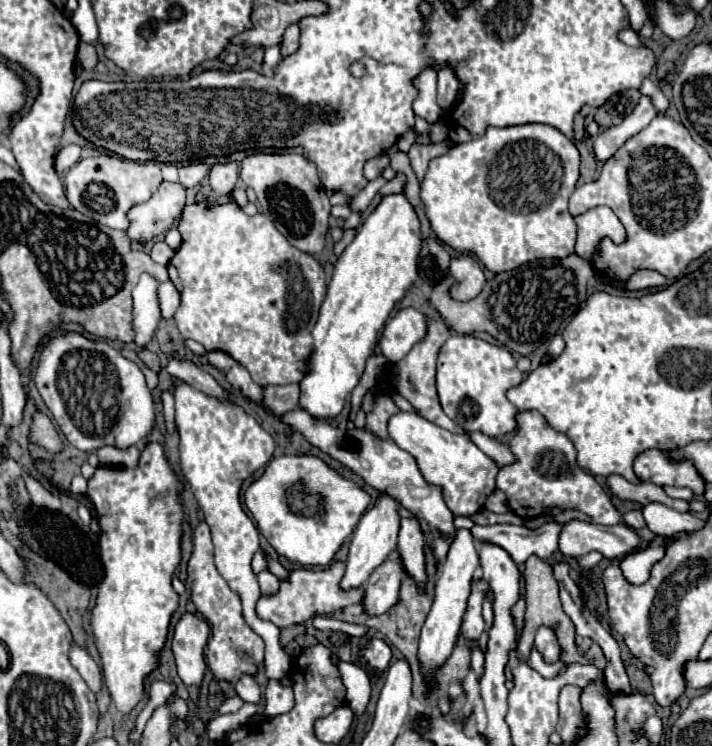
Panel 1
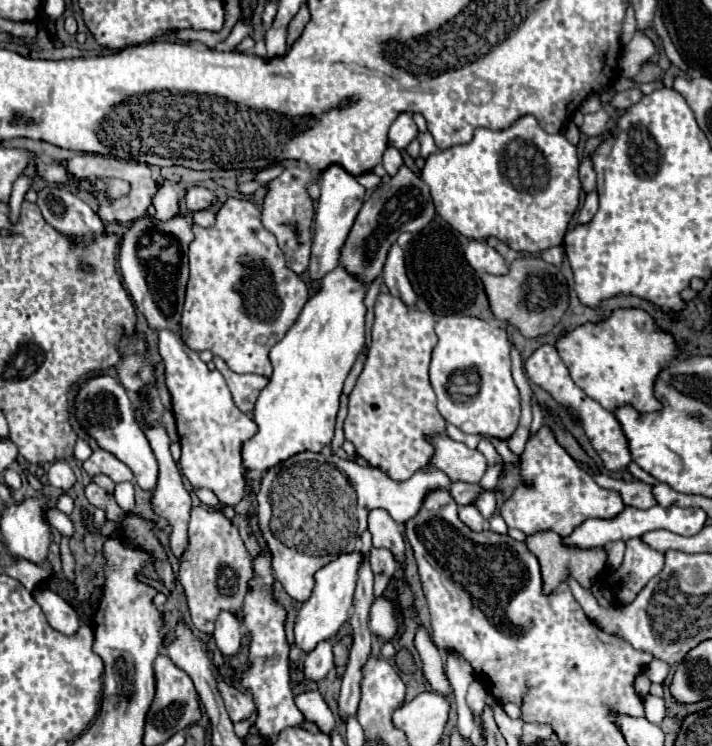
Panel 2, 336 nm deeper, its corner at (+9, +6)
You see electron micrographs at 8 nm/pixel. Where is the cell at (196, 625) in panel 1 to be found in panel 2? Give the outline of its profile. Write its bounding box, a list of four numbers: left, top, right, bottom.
[216,670,252,722]

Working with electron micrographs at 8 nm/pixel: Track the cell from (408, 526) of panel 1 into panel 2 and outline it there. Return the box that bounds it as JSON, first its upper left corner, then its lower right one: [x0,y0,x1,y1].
[344,294,444,482]

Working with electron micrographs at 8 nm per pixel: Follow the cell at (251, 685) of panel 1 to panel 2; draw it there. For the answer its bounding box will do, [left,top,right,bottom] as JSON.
[214,612,242,656]

